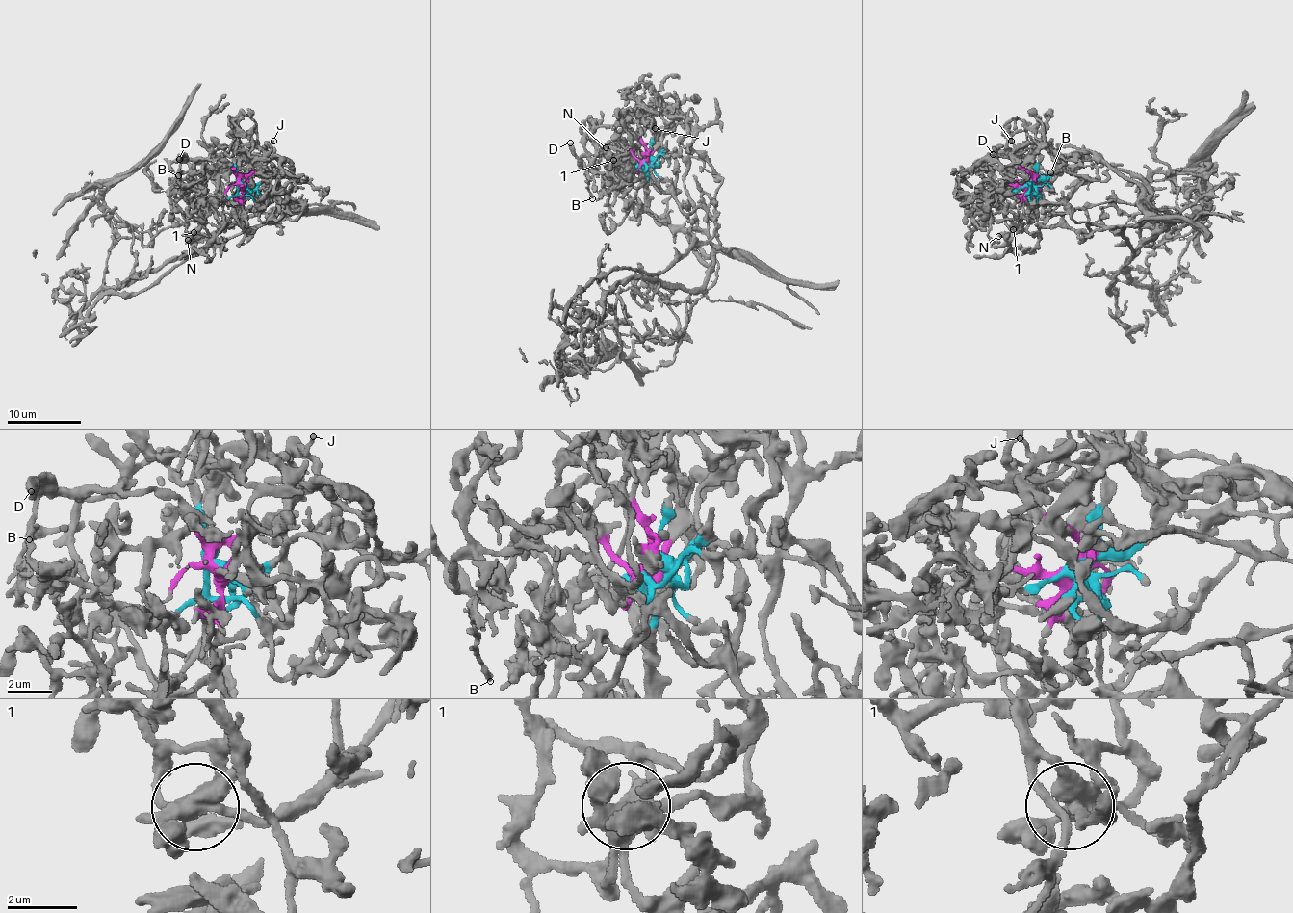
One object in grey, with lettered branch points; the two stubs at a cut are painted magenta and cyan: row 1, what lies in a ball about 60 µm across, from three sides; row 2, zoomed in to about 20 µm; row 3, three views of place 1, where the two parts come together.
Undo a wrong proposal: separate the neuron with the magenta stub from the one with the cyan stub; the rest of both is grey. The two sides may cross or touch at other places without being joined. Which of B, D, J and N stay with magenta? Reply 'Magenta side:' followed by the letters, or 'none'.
Magenta side: B, D, J

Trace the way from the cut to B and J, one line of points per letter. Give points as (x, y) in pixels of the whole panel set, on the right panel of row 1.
B: (1030, 183), (1029, 173), (1008, 156), (1024, 157), (1021, 157), (1007, 180), (1015, 188), (1025, 188), (1050, 173)
J: (1030, 183), (1034, 175), (1024, 166), (1029, 150), (1017, 147), (1010, 140)

